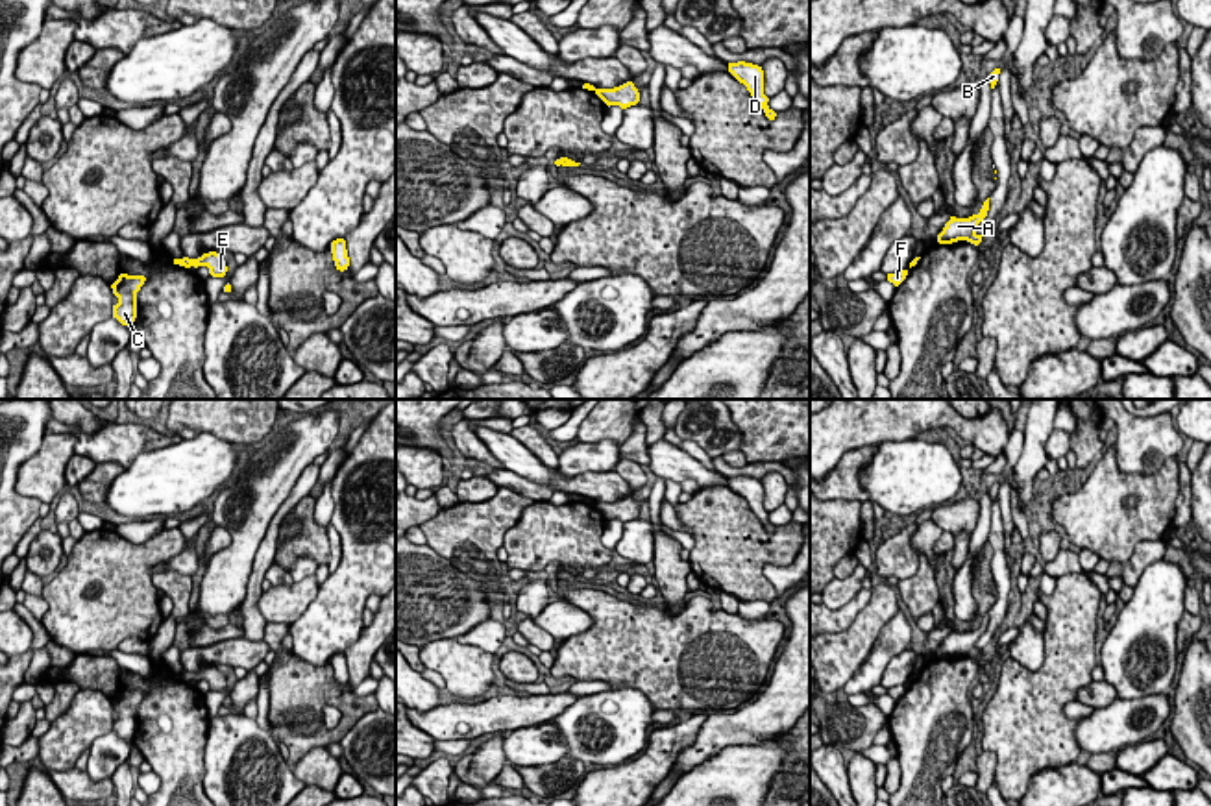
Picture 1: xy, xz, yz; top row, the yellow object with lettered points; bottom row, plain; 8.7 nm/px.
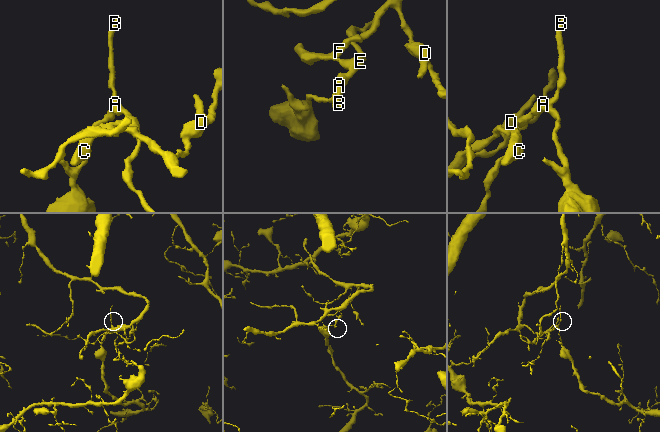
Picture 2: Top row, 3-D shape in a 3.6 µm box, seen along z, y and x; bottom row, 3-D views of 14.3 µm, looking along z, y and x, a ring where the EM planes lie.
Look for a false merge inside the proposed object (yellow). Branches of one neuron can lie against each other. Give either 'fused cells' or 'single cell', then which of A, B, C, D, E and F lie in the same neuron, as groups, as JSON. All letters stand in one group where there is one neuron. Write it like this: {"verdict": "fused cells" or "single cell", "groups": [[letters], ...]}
{"verdict": "fused cells", "groups": [["A", "B", "E"], ["C", "D", "F"]]}

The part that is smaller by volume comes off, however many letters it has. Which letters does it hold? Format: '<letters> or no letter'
A, B, E

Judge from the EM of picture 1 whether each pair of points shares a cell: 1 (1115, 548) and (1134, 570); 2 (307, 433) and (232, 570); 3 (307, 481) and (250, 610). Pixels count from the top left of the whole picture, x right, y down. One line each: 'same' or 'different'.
1: different
2: same
3: same

